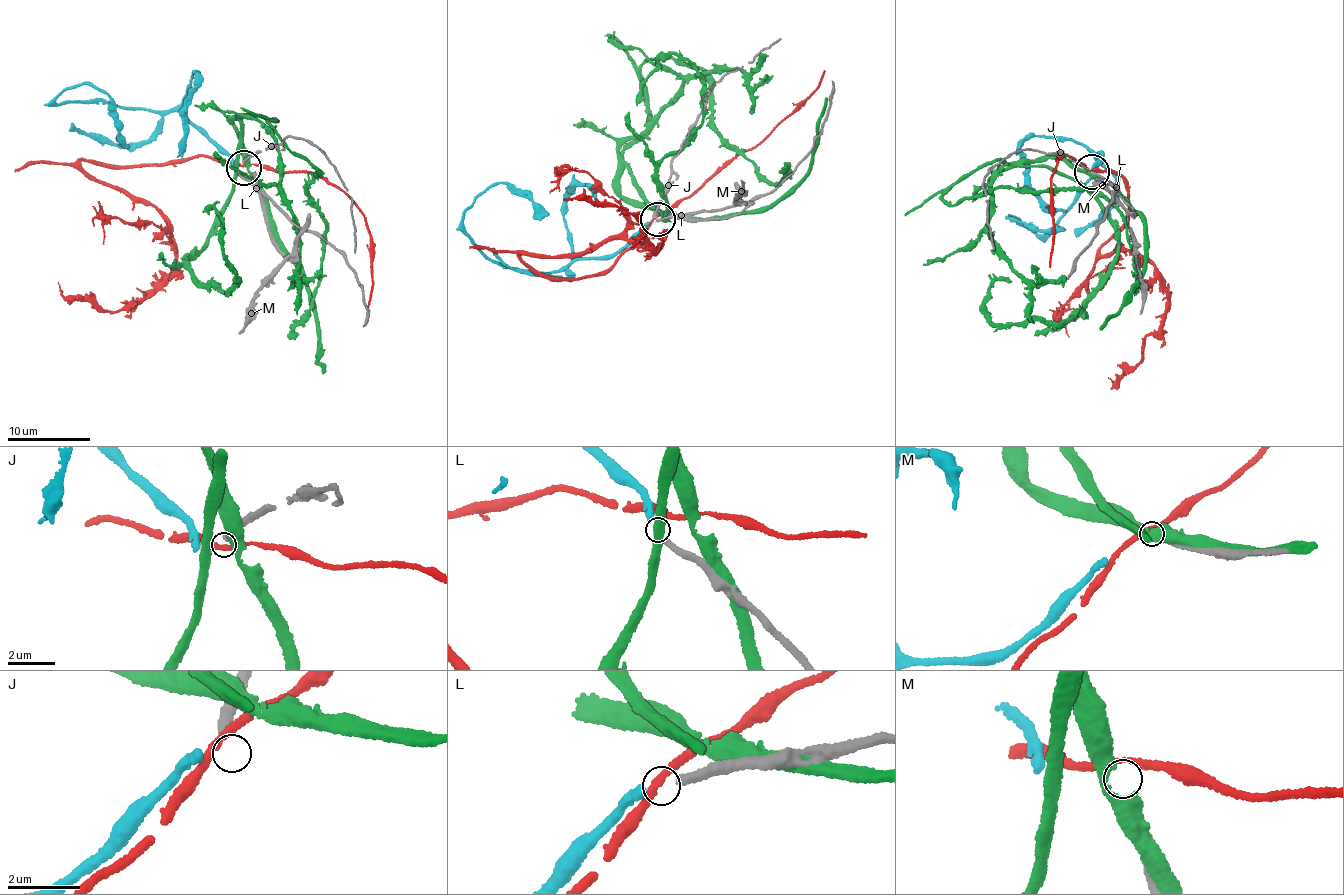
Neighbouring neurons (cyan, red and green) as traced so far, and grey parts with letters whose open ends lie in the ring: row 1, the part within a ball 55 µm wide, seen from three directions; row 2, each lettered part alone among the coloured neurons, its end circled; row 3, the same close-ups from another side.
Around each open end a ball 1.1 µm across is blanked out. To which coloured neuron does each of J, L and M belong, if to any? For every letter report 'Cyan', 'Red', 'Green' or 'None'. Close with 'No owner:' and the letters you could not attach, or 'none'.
J: None
L: Cyan
M: None
No owner: J, M

